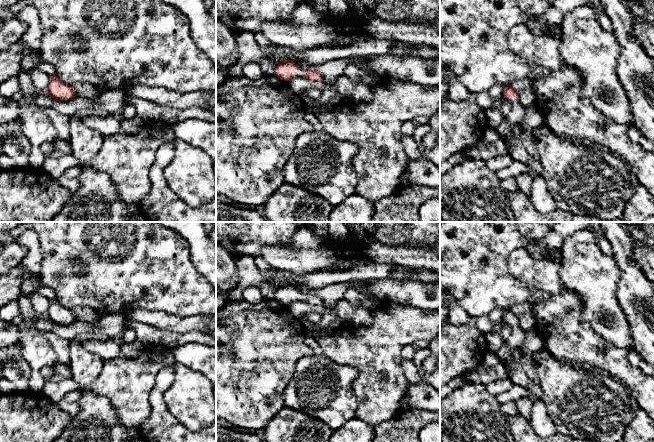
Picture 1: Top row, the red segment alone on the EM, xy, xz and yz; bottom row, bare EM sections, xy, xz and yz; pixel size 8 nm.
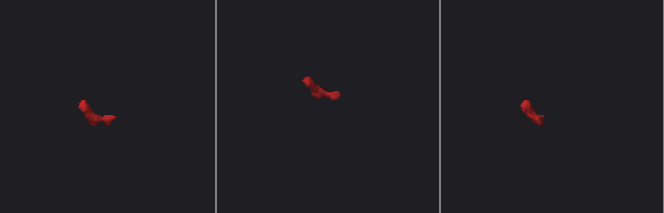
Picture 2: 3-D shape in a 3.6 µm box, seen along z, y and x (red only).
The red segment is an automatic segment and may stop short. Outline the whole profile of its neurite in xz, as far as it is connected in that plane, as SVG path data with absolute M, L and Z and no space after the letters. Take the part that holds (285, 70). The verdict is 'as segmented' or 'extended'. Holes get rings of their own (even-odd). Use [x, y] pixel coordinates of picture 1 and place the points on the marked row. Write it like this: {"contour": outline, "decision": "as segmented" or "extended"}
{"contour": "M294 60L278 61L274 75L284 81L288 81L294 77L306 78L310 81L322 81L322 75L320 72L299 69L294 63Z", "decision": "extended"}

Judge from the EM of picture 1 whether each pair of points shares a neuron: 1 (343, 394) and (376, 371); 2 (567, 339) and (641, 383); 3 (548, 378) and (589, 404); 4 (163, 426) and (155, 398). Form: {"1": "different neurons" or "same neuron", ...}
{"1": "different neurons", "2": "same neuron", "3": "same neuron", "4": "same neuron"}

